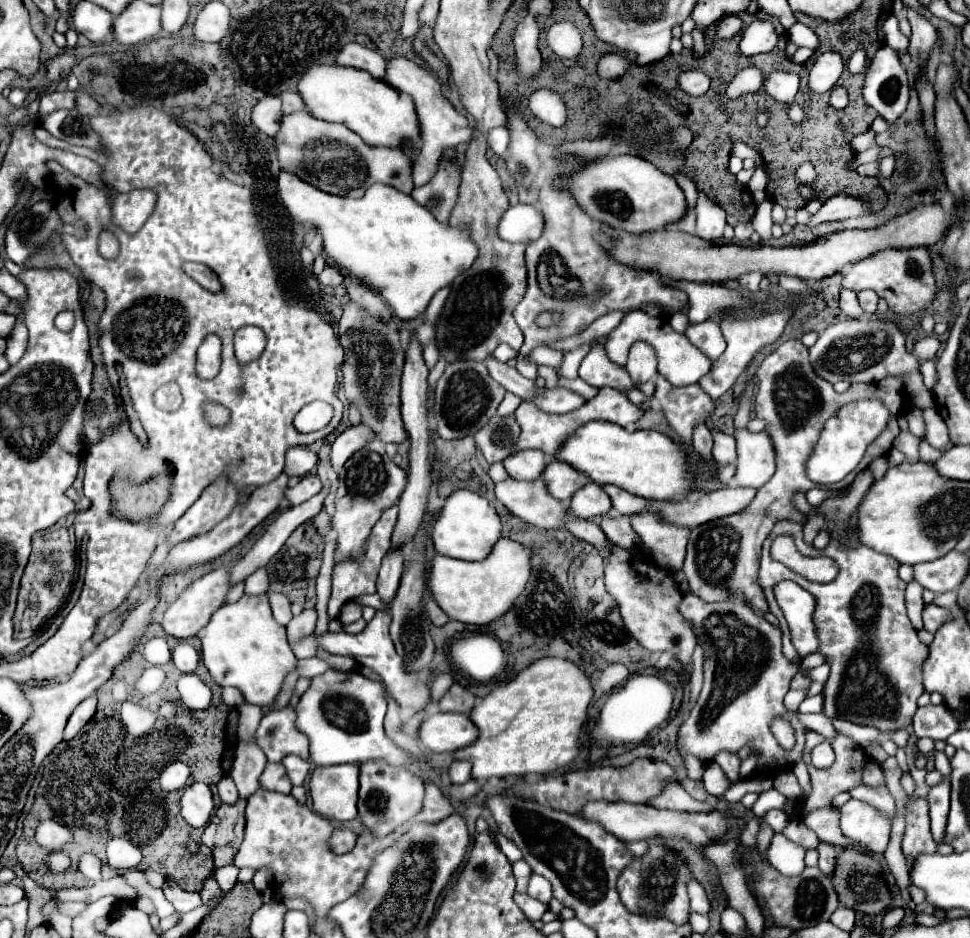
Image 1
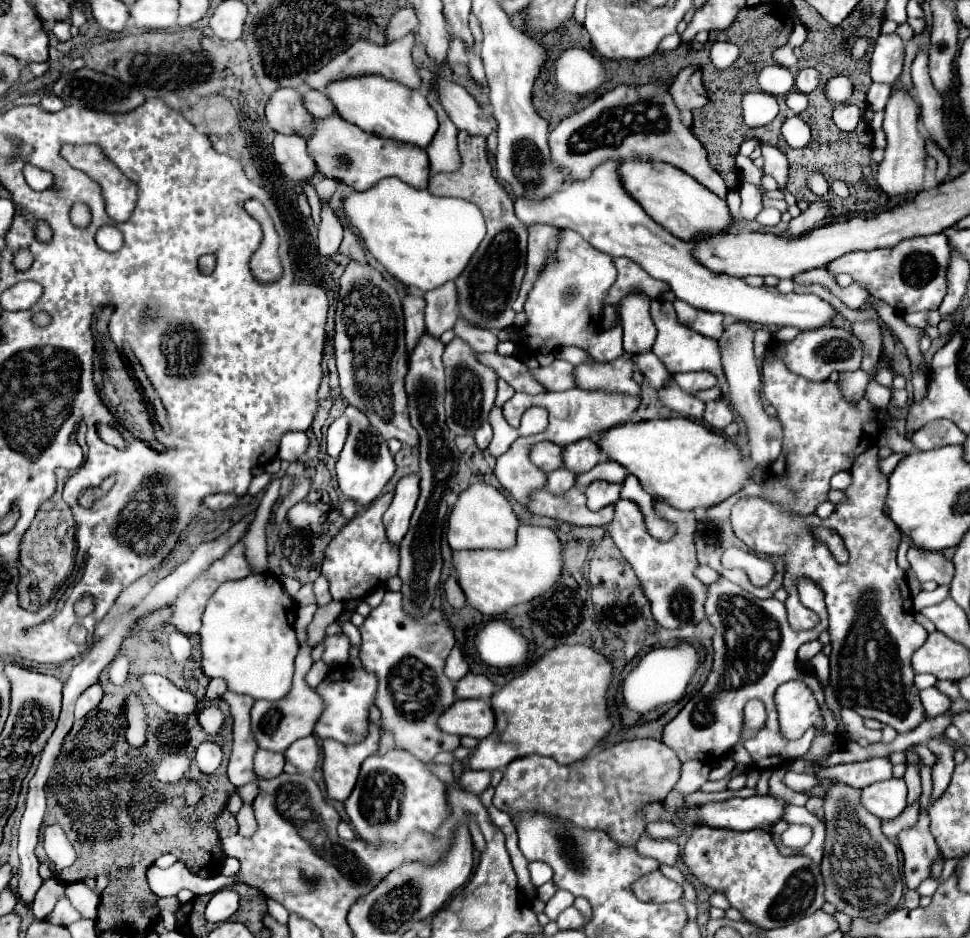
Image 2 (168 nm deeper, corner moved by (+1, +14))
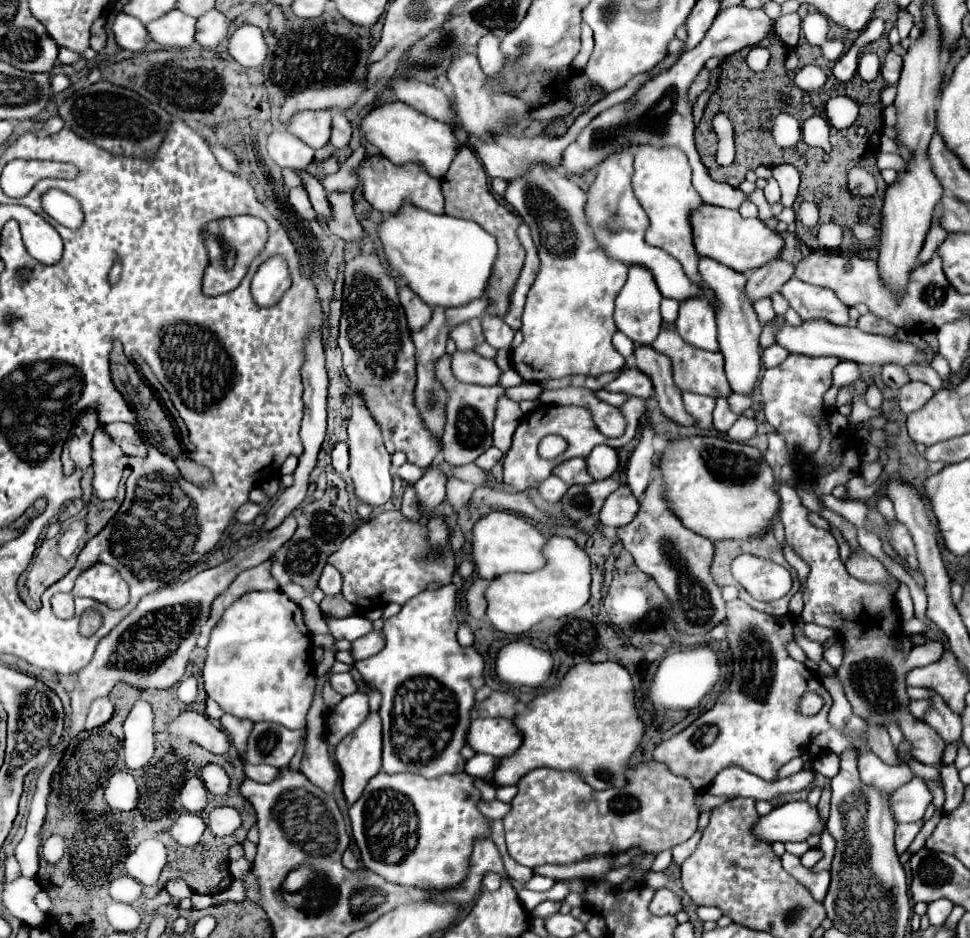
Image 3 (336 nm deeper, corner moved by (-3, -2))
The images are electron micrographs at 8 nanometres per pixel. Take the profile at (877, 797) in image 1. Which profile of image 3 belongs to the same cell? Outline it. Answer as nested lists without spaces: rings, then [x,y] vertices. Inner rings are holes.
[[[859,752],[857,762],[861,780],[879,790],[897,790],[913,778],[913,770],[909,766],[883,764],[883,760],[879,760],[873,752]]]

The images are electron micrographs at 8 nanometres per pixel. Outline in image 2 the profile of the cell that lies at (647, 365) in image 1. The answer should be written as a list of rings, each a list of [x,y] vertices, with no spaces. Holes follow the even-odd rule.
[[[633,294],[619,302],[623,322],[623,350],[631,356],[649,352],[655,344],[657,328],[649,316],[649,298],[645,294]]]

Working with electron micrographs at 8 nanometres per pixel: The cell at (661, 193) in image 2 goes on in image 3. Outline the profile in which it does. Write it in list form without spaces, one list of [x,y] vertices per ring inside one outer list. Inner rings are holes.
[[[701,206],[691,216],[693,224],[693,238],[695,248],[701,256],[715,258],[717,262],[737,270],[737,272],[749,272],[755,268],[761,268],[767,262],[773,262],[775,258],[783,256],[785,240],[779,232],[767,228],[759,218],[741,218],[735,210],[715,208],[715,206]]]

